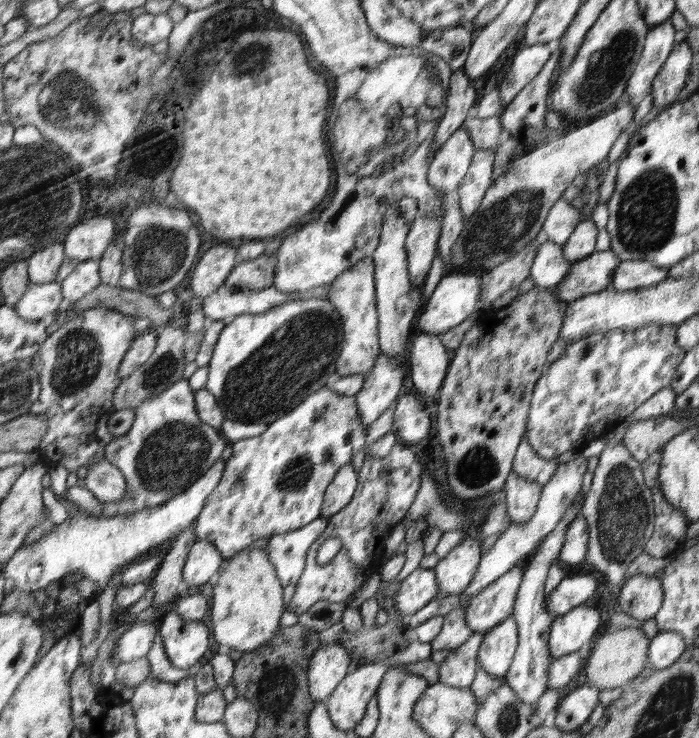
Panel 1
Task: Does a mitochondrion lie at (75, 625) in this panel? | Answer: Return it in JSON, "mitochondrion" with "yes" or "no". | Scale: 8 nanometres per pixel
{"mitochondrion":"no"}

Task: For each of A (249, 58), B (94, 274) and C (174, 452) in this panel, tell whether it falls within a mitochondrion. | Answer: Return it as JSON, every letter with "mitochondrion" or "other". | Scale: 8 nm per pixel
{"A":"mitochondrion","B":"other","C":"mitochondrion"}

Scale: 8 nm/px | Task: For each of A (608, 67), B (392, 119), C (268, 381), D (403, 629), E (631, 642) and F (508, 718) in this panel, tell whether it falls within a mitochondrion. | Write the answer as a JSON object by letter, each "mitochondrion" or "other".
{"A":"mitochondrion","B":"mitochondrion","C":"mitochondrion","D":"other","E":"other","F":"mitochondrion"}

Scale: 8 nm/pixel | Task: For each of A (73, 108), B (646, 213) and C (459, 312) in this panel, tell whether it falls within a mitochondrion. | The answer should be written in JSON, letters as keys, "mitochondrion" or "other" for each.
{"A":"mitochondrion","B":"mitochondrion","C":"other"}

